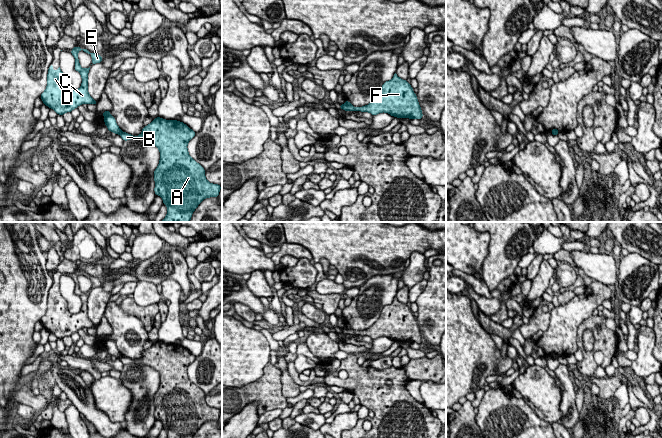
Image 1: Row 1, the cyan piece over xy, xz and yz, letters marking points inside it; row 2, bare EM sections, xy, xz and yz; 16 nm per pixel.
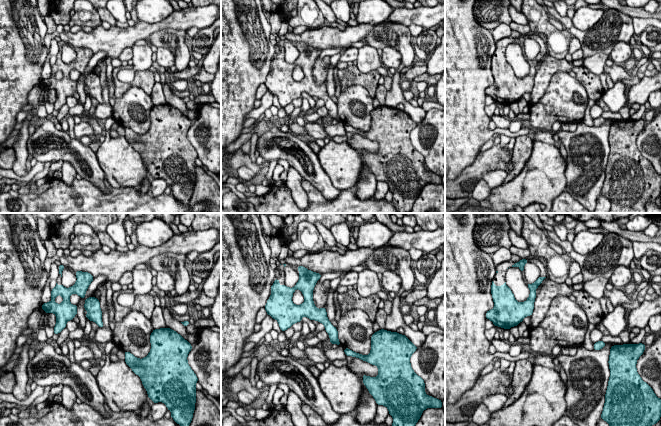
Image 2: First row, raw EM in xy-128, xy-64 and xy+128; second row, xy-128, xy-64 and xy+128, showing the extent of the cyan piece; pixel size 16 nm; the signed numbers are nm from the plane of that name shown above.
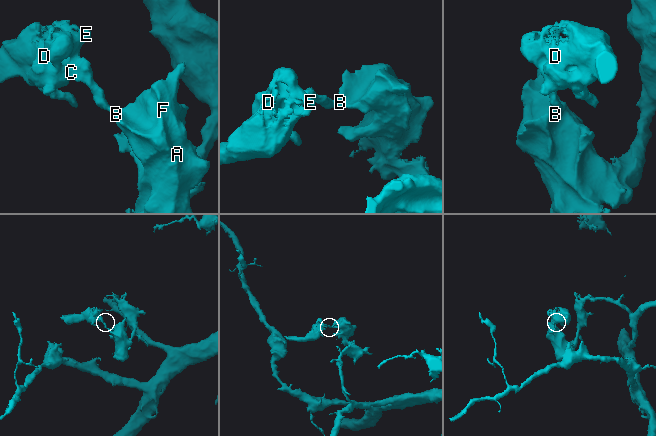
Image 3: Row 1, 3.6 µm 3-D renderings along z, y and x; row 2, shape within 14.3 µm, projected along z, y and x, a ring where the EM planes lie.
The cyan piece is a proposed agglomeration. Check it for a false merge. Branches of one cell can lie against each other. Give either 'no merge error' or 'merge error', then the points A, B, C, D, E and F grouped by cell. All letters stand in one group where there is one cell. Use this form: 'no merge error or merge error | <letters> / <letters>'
merge error | A B F / C D E

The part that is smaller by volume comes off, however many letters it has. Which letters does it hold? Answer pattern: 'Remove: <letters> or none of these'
Remove: C, D, E

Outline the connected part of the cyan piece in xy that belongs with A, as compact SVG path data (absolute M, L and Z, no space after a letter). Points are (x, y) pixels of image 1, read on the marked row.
M157 117L142 129L138 136L132 136L120 131L124 141L139 139L150 142L160 151L158 167L154 171L155 195L163 199L167 206L167 215L161 222L190 222L194 210L206 198L218 197L221 186L207 181L204 168L190 157L187 149L188 142L195 132L183 122L165 120Z

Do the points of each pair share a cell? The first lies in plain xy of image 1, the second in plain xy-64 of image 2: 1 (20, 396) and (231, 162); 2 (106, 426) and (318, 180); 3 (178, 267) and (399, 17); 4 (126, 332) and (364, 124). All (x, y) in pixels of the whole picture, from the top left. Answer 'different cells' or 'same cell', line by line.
1: same cell
2: same cell
3: different cells
4: same cell

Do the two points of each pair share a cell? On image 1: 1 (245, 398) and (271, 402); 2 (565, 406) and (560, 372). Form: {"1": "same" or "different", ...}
{"1": "same", "2": "same"}

